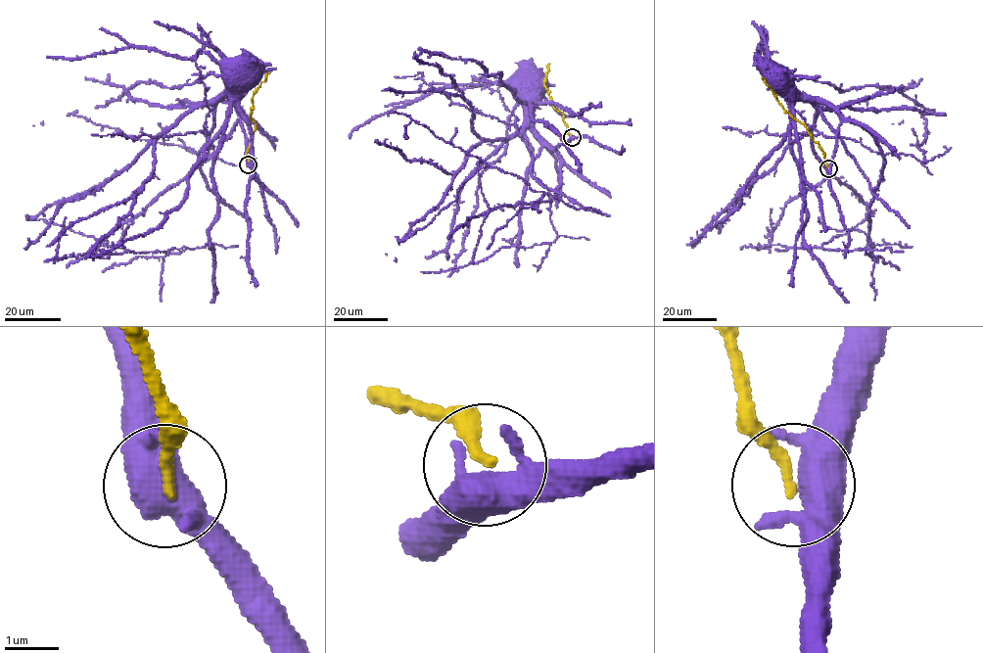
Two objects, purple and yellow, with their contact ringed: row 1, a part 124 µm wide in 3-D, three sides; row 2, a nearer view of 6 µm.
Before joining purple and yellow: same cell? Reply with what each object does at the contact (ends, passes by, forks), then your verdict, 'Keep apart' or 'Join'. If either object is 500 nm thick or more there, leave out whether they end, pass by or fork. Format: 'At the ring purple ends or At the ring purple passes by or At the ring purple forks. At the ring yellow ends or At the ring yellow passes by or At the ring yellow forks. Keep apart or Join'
At the ring purple forks. At the ring yellow ends. Keep apart

